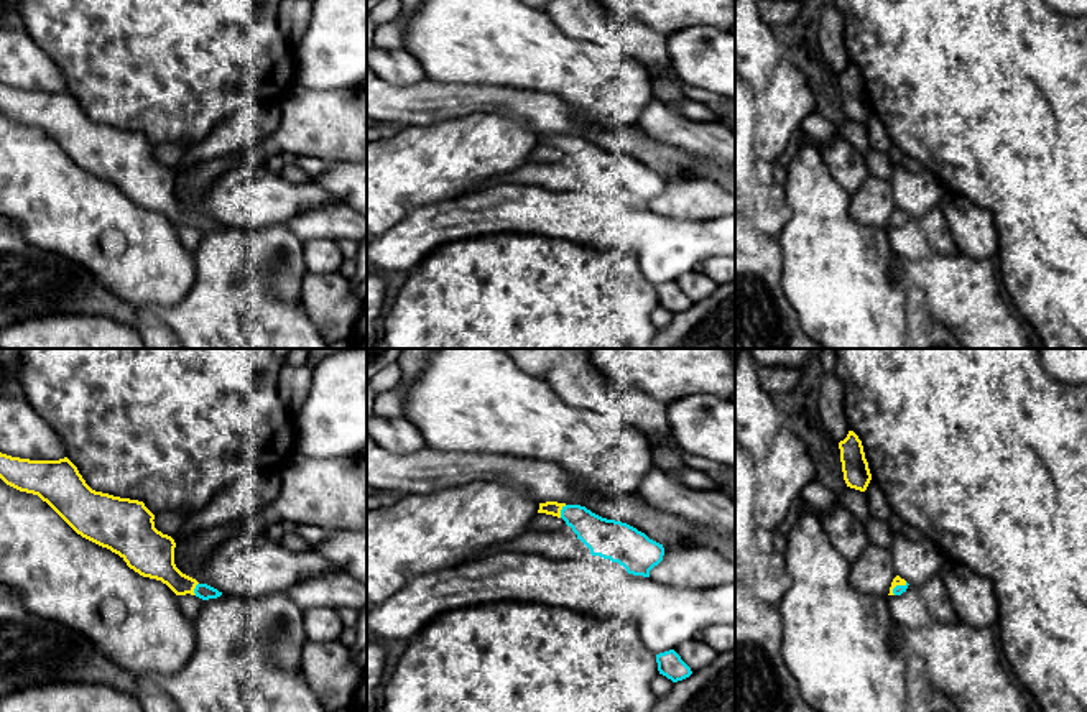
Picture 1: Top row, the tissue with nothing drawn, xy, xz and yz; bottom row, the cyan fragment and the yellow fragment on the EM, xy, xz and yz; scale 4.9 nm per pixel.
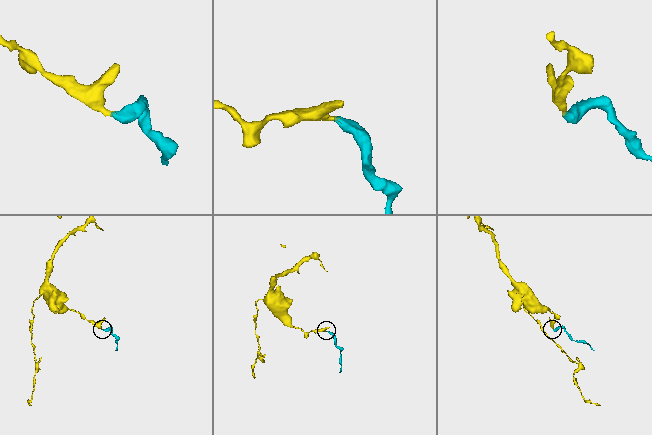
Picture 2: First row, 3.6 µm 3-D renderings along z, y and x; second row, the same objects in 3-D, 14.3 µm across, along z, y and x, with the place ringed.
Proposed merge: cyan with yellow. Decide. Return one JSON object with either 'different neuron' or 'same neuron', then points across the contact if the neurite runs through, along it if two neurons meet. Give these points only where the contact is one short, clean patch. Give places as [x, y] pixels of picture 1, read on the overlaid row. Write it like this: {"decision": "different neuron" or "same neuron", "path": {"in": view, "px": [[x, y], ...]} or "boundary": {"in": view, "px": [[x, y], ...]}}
{"decision": "same neuron", "path": {"in": "xz", "px": [[604, 538], [578, 517], [561, 512], [553, 508]]}}

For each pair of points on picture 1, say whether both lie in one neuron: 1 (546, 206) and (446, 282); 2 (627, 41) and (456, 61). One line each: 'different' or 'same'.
1: different
2: different

